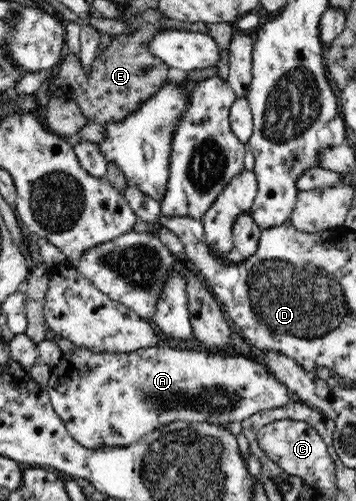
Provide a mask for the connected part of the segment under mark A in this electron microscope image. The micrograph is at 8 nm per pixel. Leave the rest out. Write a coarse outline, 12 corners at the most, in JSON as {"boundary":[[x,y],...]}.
{"boundary":[[76,346],[49,379],[68,434],[120,448],[172,421],[289,403],[234,351]]}

